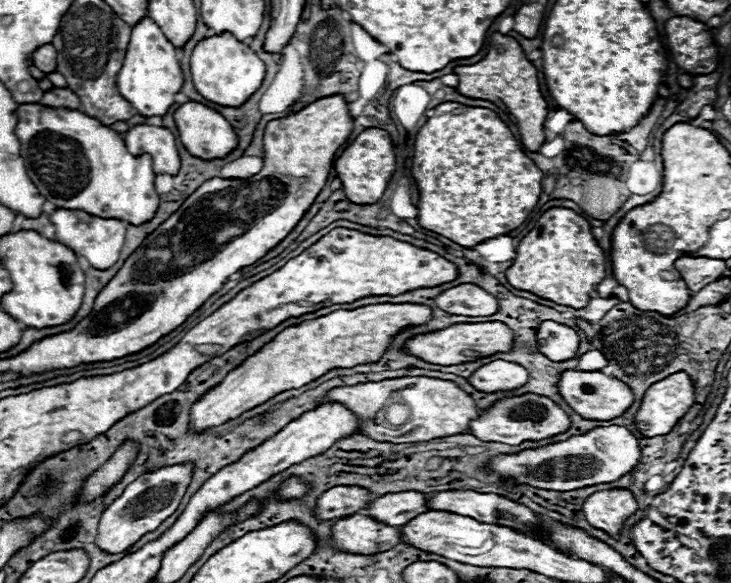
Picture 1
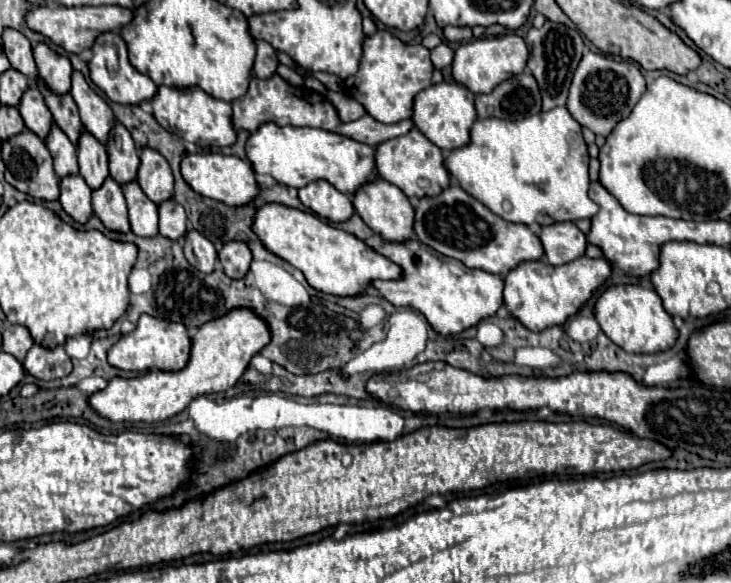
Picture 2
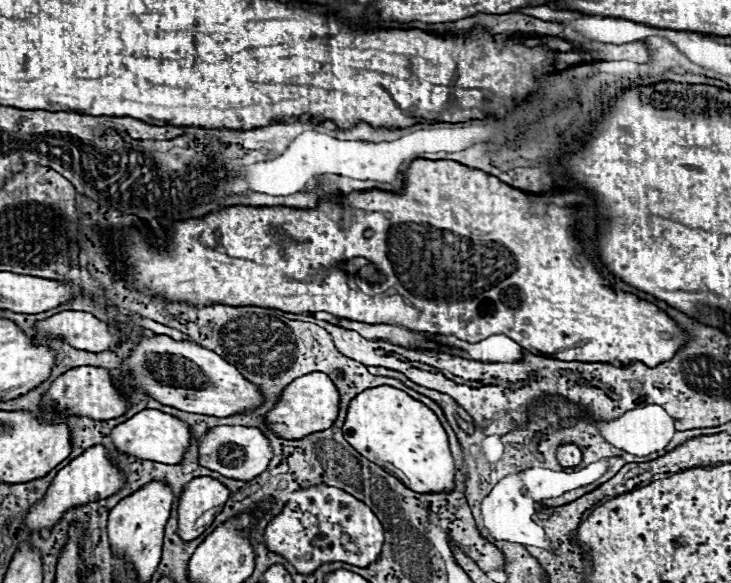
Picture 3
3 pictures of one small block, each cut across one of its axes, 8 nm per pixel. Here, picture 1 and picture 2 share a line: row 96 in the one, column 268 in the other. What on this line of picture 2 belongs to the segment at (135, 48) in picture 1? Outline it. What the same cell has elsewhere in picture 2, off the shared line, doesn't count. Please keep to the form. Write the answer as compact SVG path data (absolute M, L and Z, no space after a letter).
M264 124L254 132L246 144L248 160L256 174L270 174L276 182L292 188L304 188L314 180L326 180L342 194L356 194L356 190L376 178L376 148L356 142L348 136L328 132L322 128L294 128Z

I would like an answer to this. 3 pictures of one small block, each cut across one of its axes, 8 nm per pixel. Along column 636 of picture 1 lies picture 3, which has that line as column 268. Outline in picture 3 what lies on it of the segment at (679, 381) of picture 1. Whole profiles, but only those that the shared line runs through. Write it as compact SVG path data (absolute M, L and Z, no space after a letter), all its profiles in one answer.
M312 372L306 376L300 376L292 380L280 394L278 402L272 406L272 410L266 416L266 426L280 438L286 440L298 440L314 432L322 432L330 428L338 416L338 402L340 394L332 380L322 372Z

